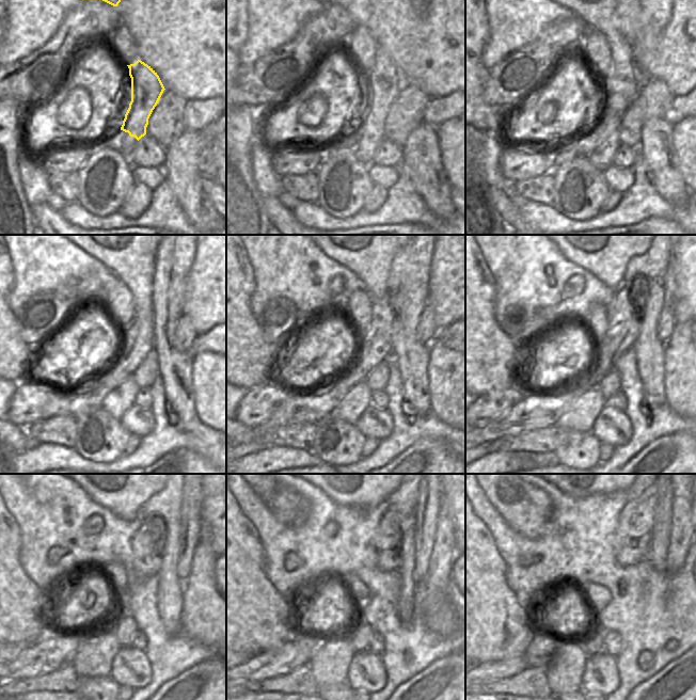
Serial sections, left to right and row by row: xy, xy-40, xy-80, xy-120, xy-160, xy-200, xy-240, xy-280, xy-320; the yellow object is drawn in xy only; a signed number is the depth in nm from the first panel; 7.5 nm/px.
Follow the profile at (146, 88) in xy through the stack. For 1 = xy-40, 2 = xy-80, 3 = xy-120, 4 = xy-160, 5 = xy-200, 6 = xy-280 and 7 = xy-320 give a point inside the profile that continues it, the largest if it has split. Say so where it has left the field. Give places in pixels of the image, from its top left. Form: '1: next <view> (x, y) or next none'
1: next xy-40 (384, 81)
2: next xy-80 (620, 88)
3: next xy-120 (130, 256)
4: next xy-160 (369, 256)
5: next xy-200 (606, 256)
6: next xy-280 (364, 495)
7: next xy-320 (573, 495)

